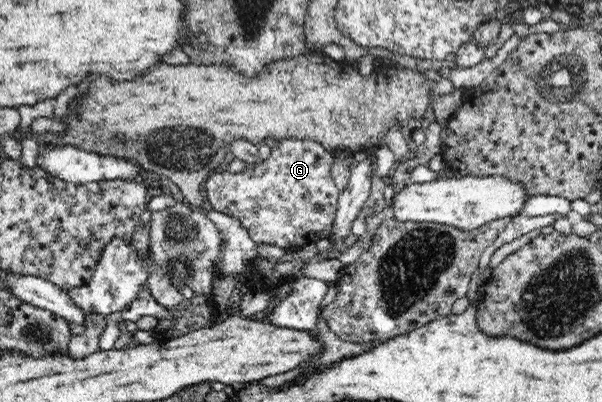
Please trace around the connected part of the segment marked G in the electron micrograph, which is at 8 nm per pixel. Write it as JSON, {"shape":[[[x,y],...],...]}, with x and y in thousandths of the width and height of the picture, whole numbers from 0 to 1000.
{"shape":[[[475,346],[450,358],[450,386],[445,396],[424,405],[419,423],[404,430],[385,430],[374,420],[352,430],[341,450],[341,488],[346,517],[384,532],[409,567],[415,592],[425,607],[455,607],[462,617],[493,619],[503,607],[525,604],[532,592],[551,582],[551,552],[563,493],[563,473],[548,435],[548,413],[556,386],[515,348]]]}

